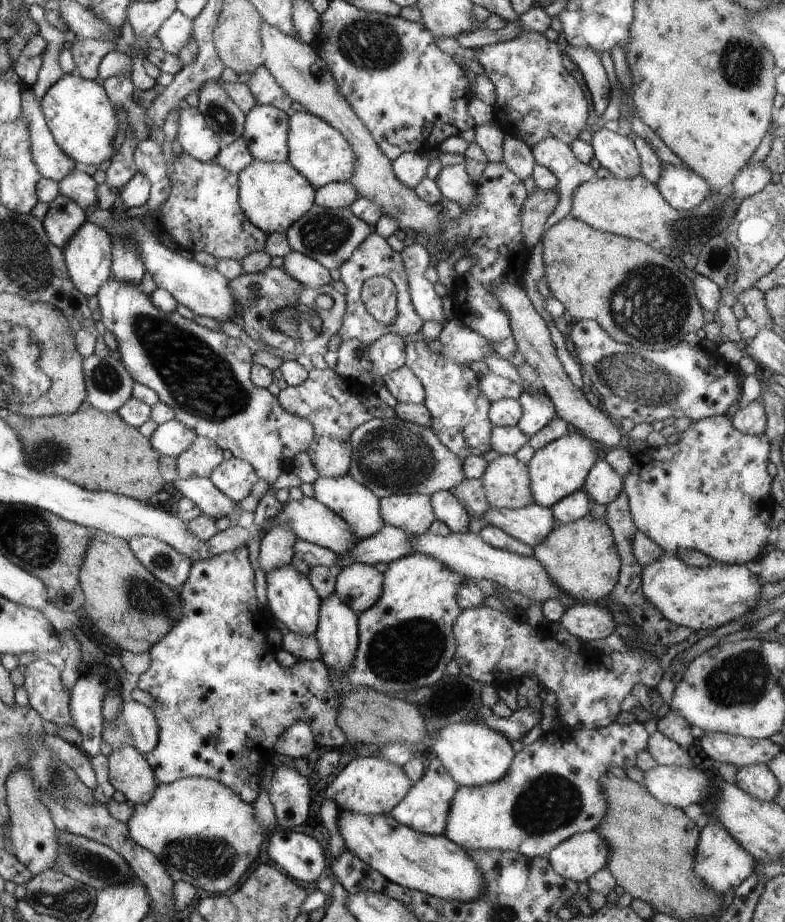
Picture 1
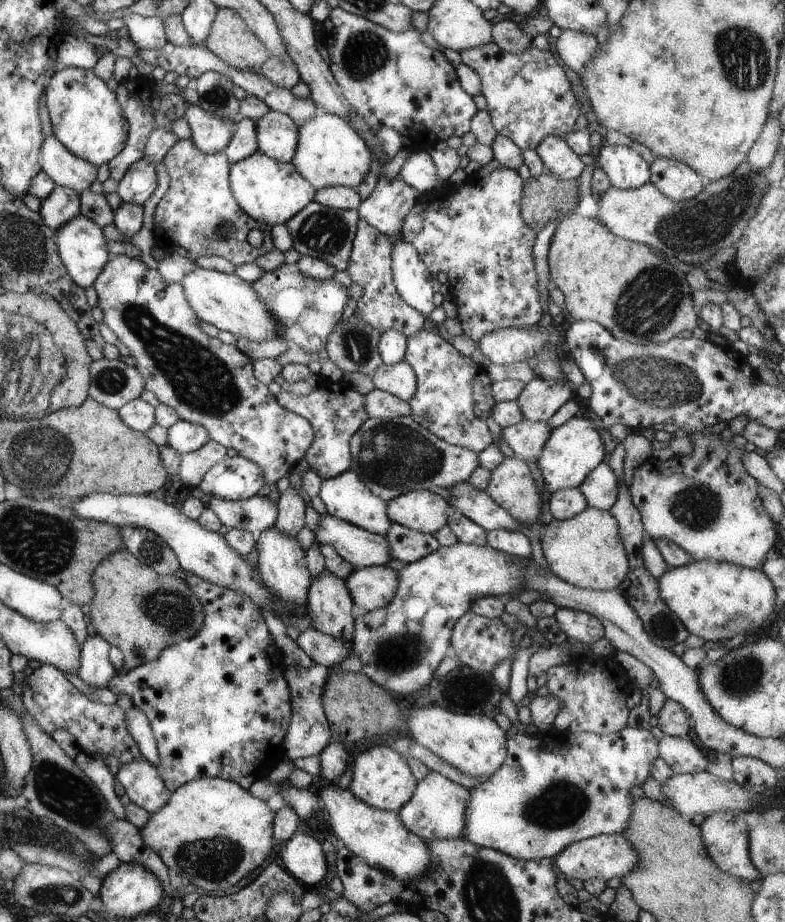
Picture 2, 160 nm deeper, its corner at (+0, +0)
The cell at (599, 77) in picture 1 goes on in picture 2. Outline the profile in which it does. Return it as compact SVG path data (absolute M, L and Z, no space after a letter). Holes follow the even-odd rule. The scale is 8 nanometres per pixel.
M565 29L556 40L558 56L578 76L584 70L584 66L592 60L596 50L598 50L597 38L592 34Z

